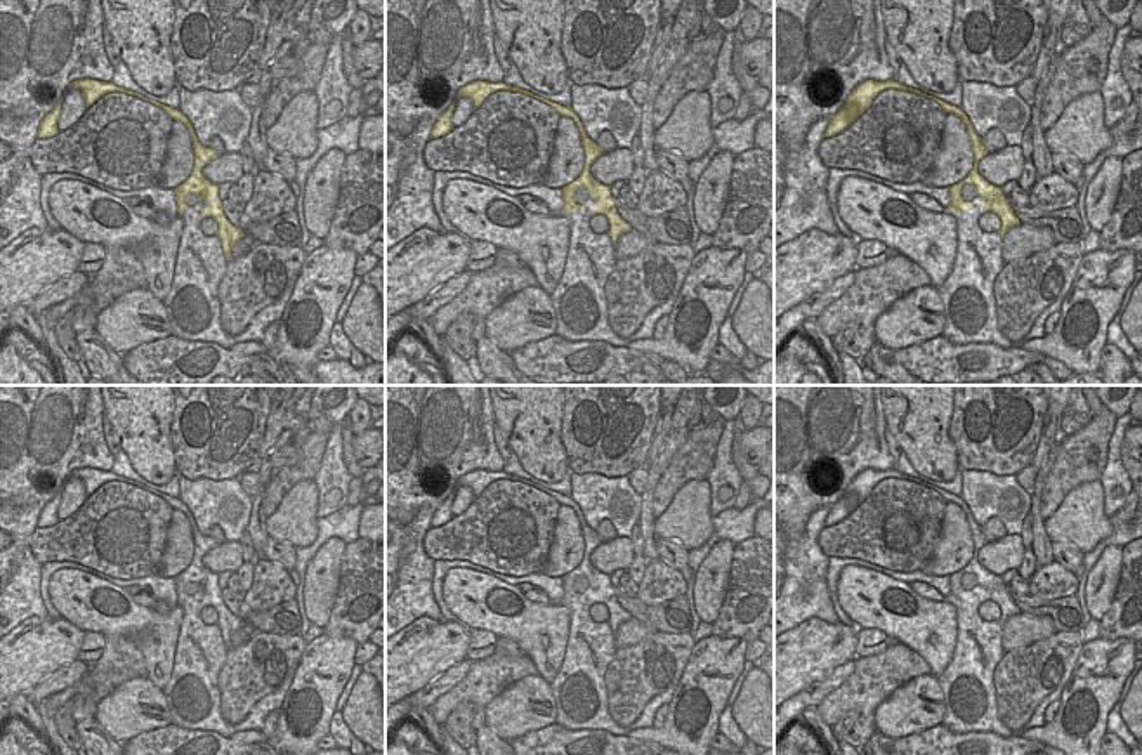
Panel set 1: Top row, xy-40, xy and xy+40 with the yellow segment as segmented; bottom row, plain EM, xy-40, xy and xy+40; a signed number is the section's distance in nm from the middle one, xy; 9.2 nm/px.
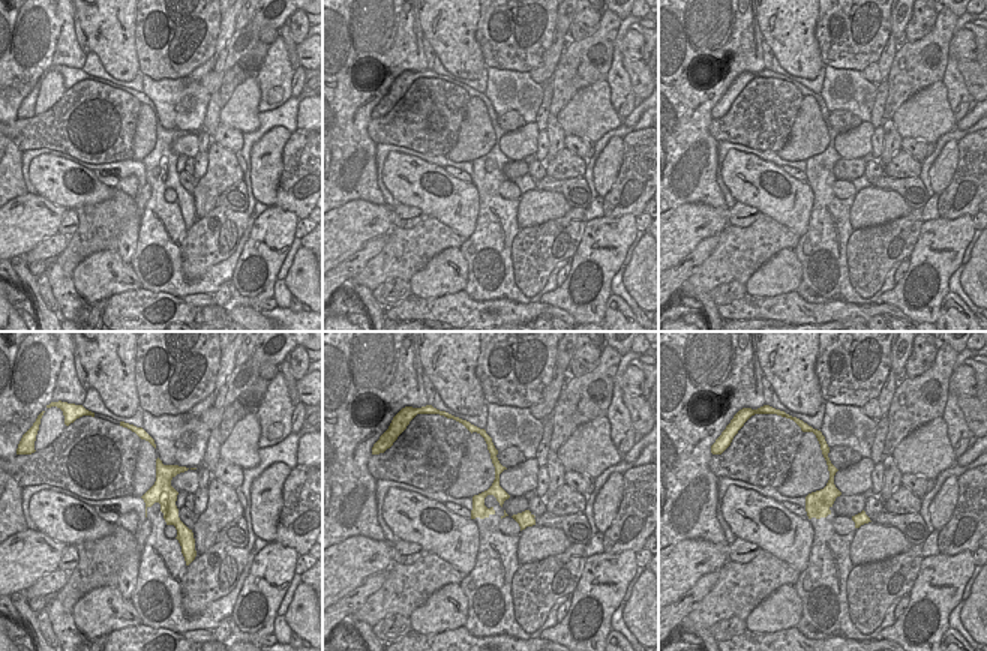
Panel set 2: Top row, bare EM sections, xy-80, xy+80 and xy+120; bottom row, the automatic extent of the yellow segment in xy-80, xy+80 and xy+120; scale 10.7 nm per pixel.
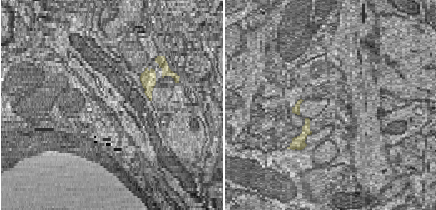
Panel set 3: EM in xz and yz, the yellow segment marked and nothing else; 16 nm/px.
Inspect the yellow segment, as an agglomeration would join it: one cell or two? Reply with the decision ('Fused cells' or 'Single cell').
Fused cells

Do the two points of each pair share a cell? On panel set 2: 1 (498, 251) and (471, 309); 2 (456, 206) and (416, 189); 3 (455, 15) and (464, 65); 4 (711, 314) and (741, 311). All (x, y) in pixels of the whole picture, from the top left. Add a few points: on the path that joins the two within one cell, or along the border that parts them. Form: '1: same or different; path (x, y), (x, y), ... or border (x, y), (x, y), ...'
1: different; border (464, 290), (476, 300), (512, 300)
2: same; path (446, 198), (426, 192)
3: same; path (455, 27), (455, 45), (459, 53)
4: different; border (716, 306), (720, 315)

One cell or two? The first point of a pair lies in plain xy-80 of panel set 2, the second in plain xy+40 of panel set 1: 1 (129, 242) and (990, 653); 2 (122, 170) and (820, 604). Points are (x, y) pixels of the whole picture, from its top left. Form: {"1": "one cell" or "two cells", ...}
{"1": "two cells", "2": "two cells"}

